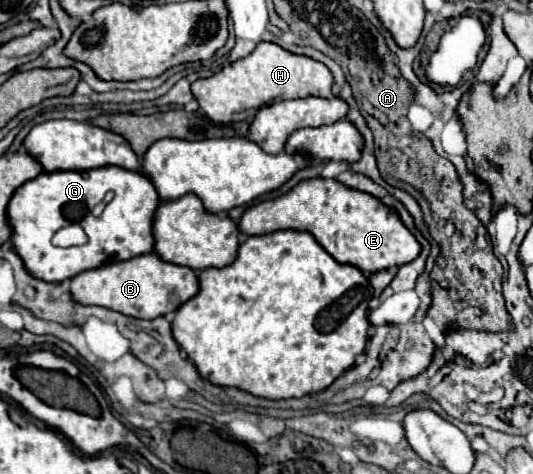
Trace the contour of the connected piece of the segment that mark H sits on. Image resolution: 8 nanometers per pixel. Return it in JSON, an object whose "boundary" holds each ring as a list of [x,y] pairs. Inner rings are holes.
{"boundary":[[[259,43],[255,51],[209,79],[197,79],[191,85],[199,107],[205,115],[215,123],[233,123],[233,115],[261,109],[281,99],[297,99],[297,97],[333,97],[333,73],[319,61],[307,55],[295,55],[277,43]]]}

